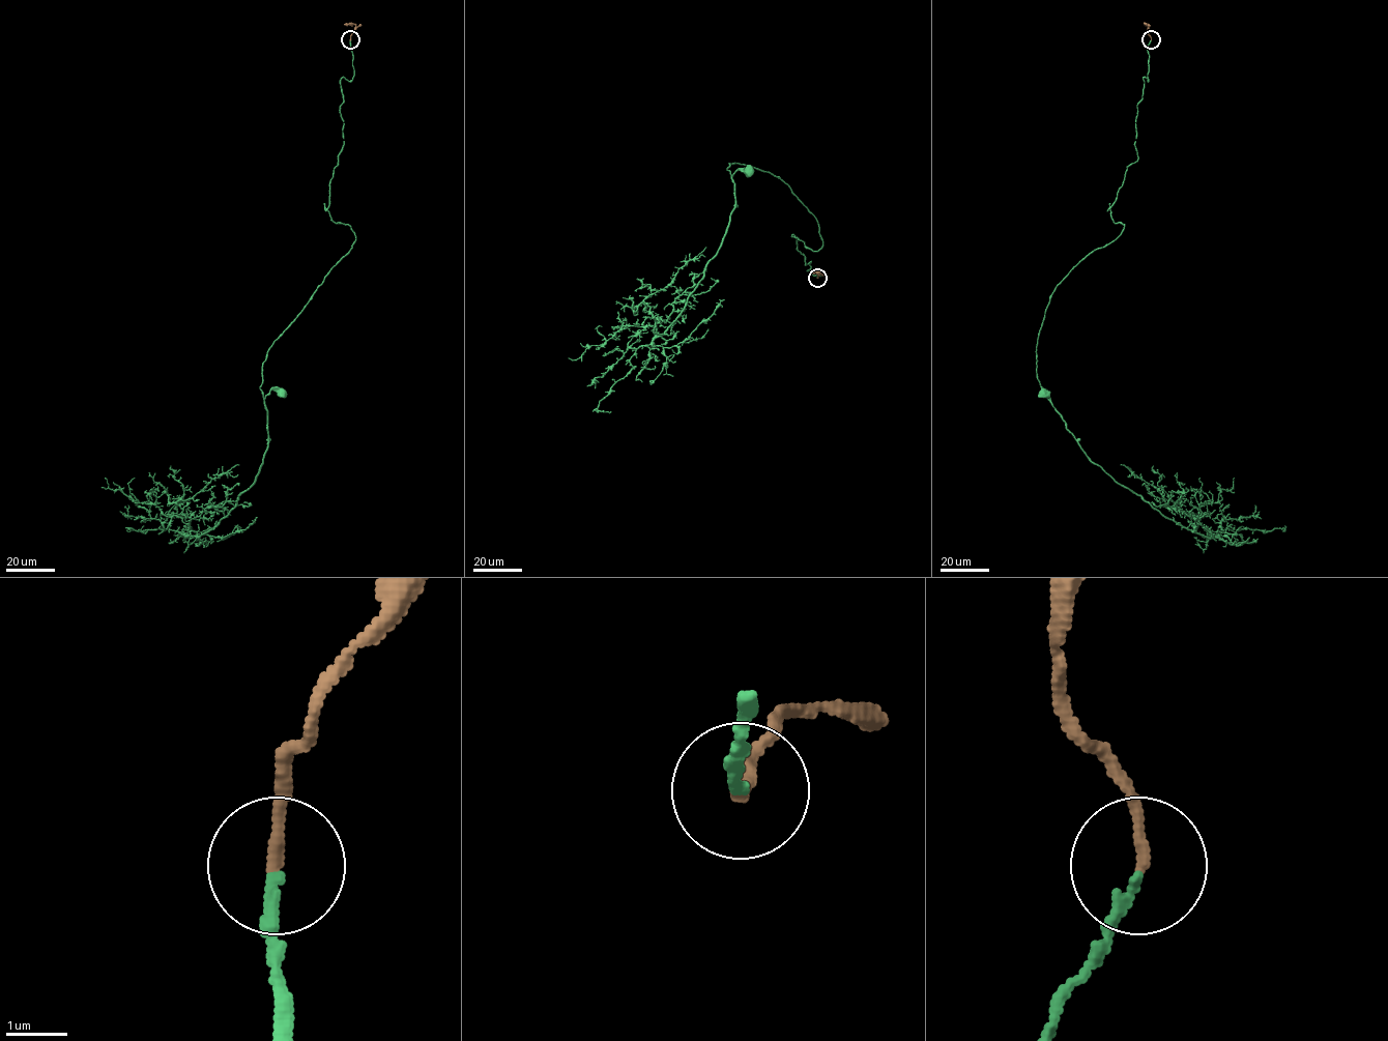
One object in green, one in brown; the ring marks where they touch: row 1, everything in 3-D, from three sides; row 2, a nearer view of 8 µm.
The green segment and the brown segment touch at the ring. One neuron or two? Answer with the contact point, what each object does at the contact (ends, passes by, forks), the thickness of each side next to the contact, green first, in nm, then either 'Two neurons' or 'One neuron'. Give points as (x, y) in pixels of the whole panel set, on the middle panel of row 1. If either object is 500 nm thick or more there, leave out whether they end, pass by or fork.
Place: (817, 278). At the ring green ends. At the ring brown ends. Thickness 170 nm (green) against 180 nm. One neuron

